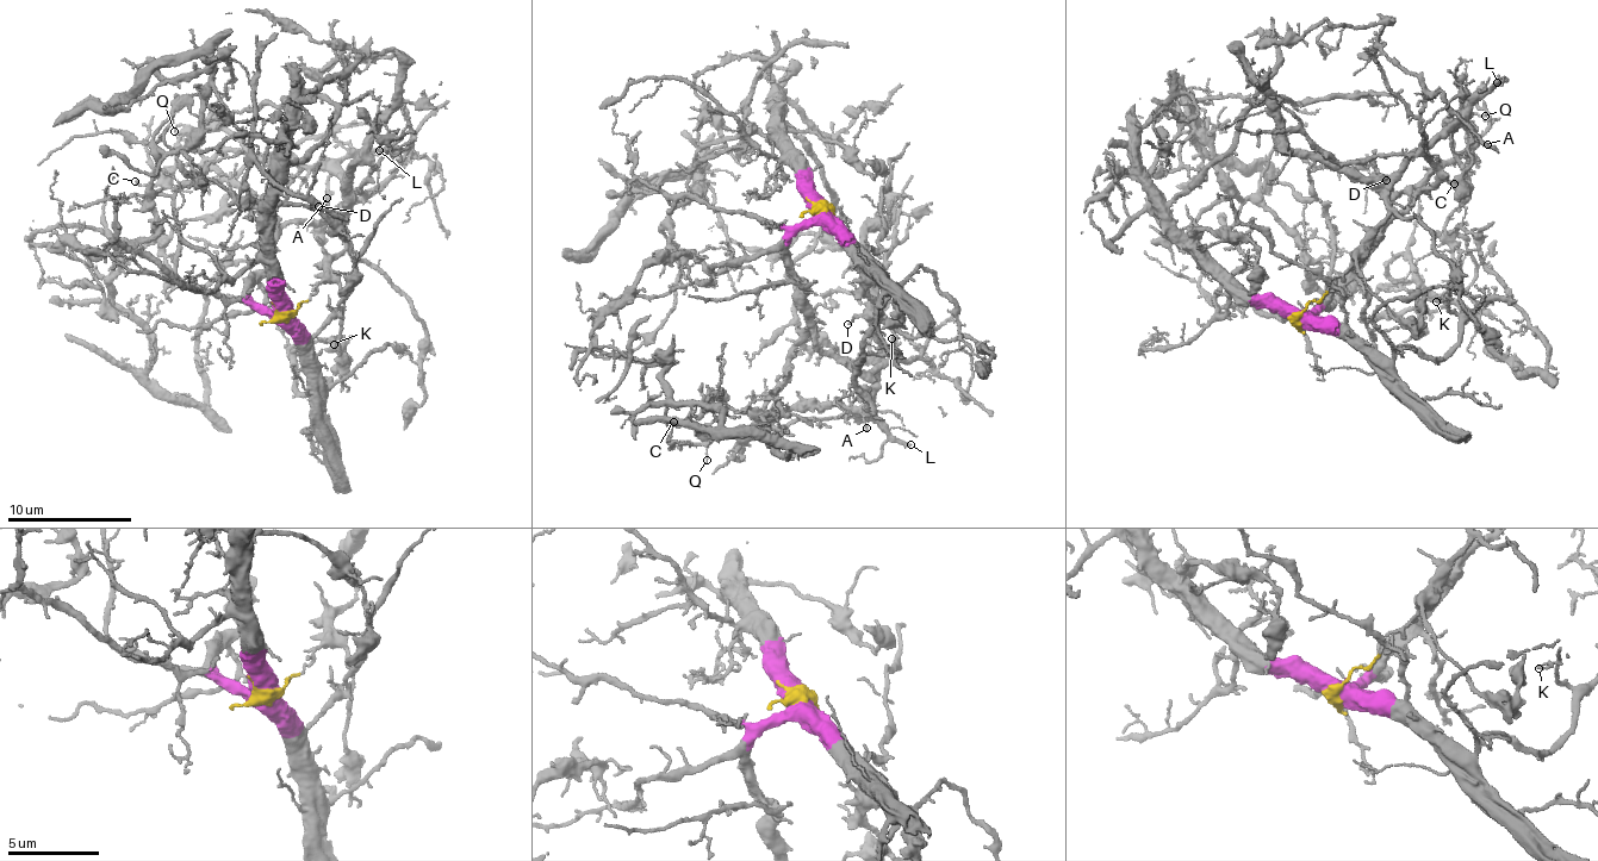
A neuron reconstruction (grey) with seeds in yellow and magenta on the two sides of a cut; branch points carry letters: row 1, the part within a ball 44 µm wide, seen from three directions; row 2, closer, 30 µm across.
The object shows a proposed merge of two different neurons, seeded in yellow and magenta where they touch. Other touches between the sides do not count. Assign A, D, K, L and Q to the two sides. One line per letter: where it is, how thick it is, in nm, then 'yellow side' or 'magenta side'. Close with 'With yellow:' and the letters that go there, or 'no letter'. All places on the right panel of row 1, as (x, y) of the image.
A: at (1487, 144); 130 nm thick; yellow side
D: at (1386, 180); 130 nm thick; yellow side
K: at (1436, 301); 140 nm thick; magenta side
L: at (1497, 82); 240 nm thick; yellow side
Q: at (1485, 116); 120 nm thick; yellow side
With yellow: A, D, L, Q

